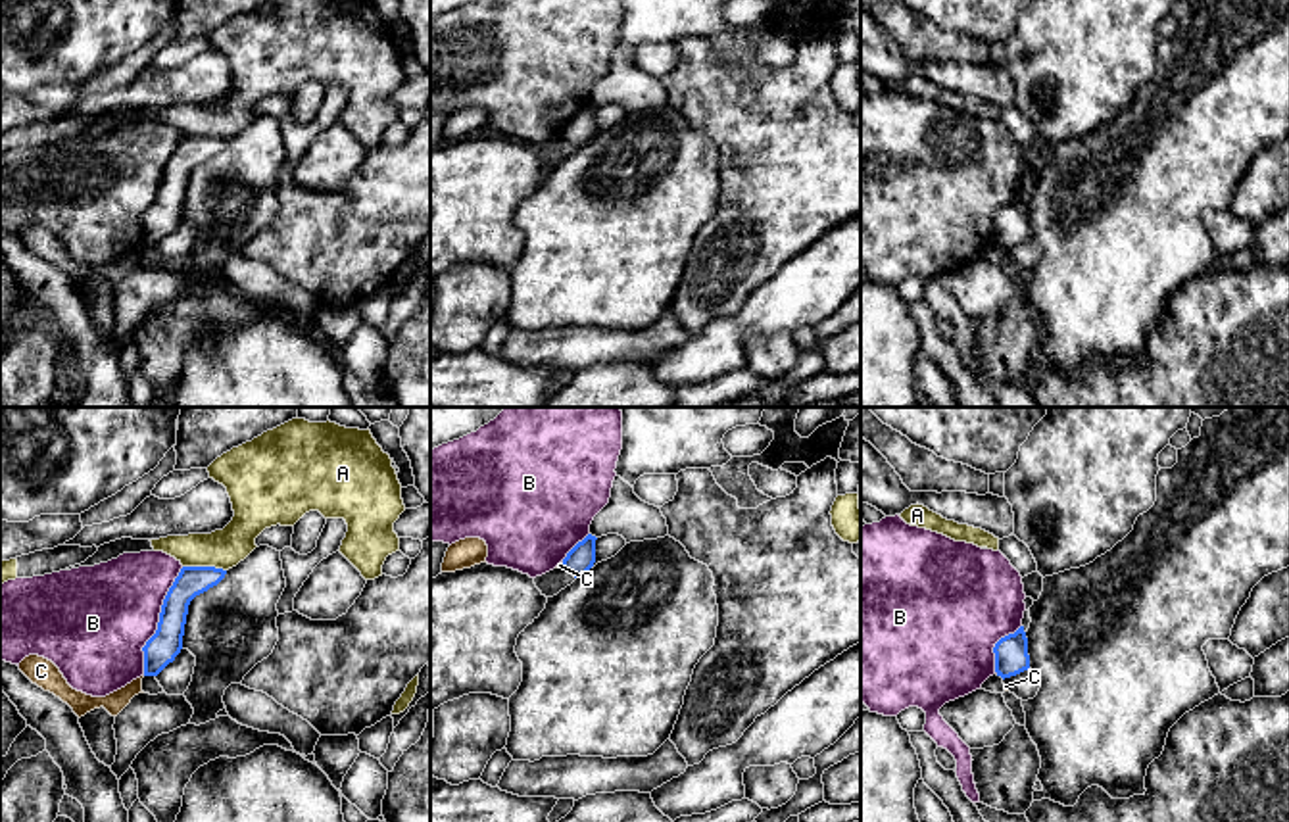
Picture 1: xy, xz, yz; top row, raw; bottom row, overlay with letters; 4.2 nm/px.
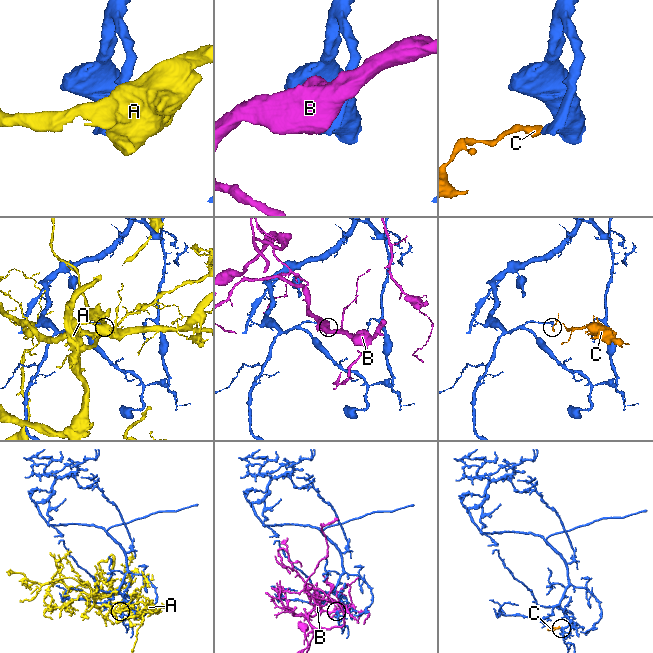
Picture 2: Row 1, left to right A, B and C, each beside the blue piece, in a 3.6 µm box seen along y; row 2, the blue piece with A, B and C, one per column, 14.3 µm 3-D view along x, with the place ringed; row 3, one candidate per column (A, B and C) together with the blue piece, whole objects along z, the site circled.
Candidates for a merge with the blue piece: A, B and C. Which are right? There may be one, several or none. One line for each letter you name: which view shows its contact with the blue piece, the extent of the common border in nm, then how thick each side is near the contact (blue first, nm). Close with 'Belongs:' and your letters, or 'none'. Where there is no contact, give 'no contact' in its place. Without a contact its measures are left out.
Belongs: none

